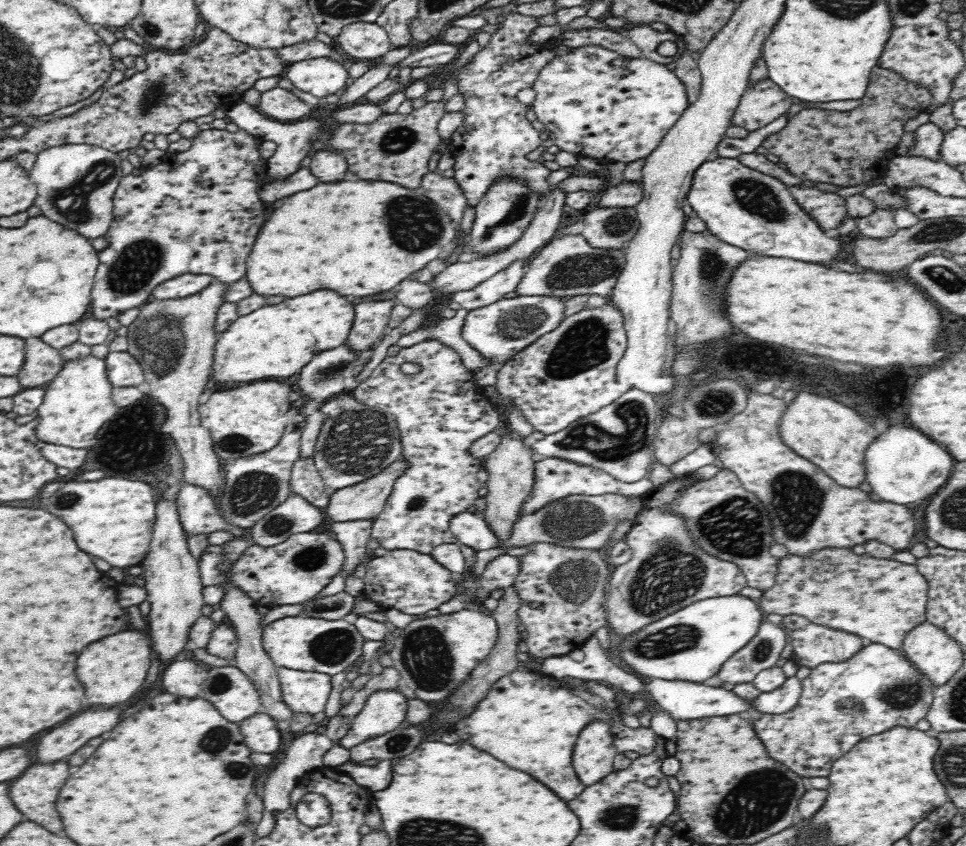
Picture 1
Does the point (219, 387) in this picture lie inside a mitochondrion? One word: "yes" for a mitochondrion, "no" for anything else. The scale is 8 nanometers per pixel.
no

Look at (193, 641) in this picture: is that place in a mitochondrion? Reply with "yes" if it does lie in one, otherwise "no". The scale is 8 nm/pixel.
no

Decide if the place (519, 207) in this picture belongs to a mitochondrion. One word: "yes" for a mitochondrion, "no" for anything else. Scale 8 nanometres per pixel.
yes

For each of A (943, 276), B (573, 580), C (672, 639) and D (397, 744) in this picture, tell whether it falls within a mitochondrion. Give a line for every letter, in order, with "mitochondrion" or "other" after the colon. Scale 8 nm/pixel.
A: mitochondrion
B: mitochondrion
C: mitochondrion
D: mitochondrion

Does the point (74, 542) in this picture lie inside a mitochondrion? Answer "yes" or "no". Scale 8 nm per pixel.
no

